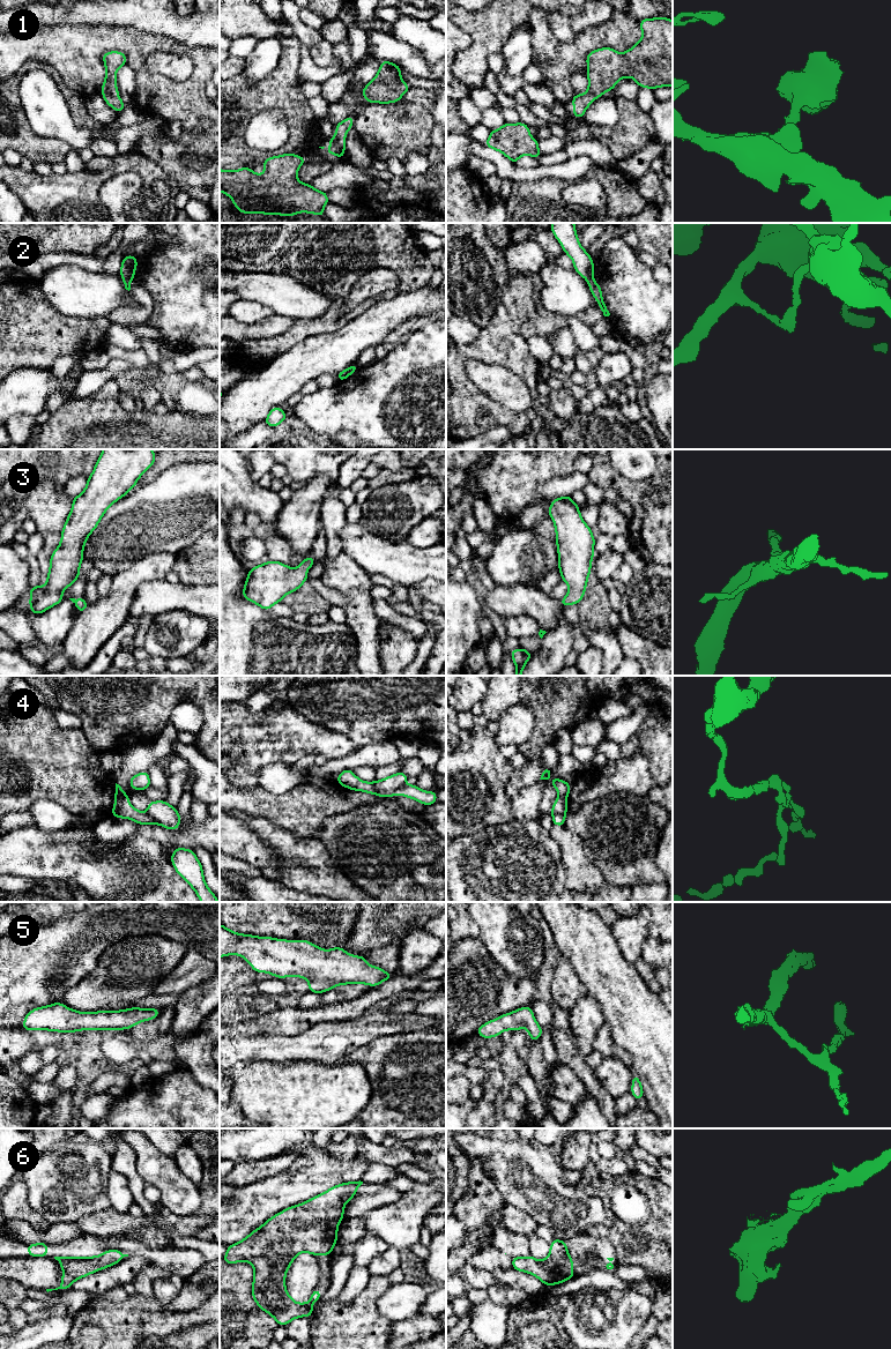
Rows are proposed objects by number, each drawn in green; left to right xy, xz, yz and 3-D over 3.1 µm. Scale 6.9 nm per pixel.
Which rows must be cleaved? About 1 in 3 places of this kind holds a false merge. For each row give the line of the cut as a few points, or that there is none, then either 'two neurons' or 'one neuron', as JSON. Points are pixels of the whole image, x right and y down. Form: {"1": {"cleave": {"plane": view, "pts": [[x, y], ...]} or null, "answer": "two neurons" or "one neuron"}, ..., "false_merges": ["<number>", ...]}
{"1": {"cleave": null, "answer": "one neuron"}, "2": {"cleave": {"plane": "yz", "pts": [[592, 277], [587, 281]]}, "answer": "two neurons"}, "3": {"cleave": null, "answer": "one neuron"}, "4": {"cleave": {"plane": "xy", "pts": [[146, 812], [160, 824]]}, "answer": "two neurons"}, "5": {"cleave": null, "answer": "one neuron"}, "6": {"cleave": null, "answer": "one neuron"}, "false_merges": ["2", "4"]}

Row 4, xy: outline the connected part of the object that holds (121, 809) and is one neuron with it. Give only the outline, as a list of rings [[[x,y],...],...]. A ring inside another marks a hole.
[[[116,783],[116,804],[112,807],[112,815],[116,818],[131,819],[139,825],[159,825],[147,812],[140,812],[129,804],[129,797],[122,791],[121,787]]]

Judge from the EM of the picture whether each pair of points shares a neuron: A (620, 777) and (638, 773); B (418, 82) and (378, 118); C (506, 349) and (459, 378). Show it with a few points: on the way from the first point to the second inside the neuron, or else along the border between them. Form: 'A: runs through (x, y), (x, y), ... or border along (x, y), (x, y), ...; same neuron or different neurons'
A: runs through (624, 775), (633, 774); same neuron
B: border along (411, 87), (429, 88), (433, 91); different neurons
C: runs through (491, 349), (470, 352), (460, 363); same neuron

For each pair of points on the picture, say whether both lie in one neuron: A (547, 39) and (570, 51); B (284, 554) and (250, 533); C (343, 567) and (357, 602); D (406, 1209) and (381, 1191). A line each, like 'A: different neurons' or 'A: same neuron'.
A: same neuron
B: same neuron
C: same neuron
D: different neurons

